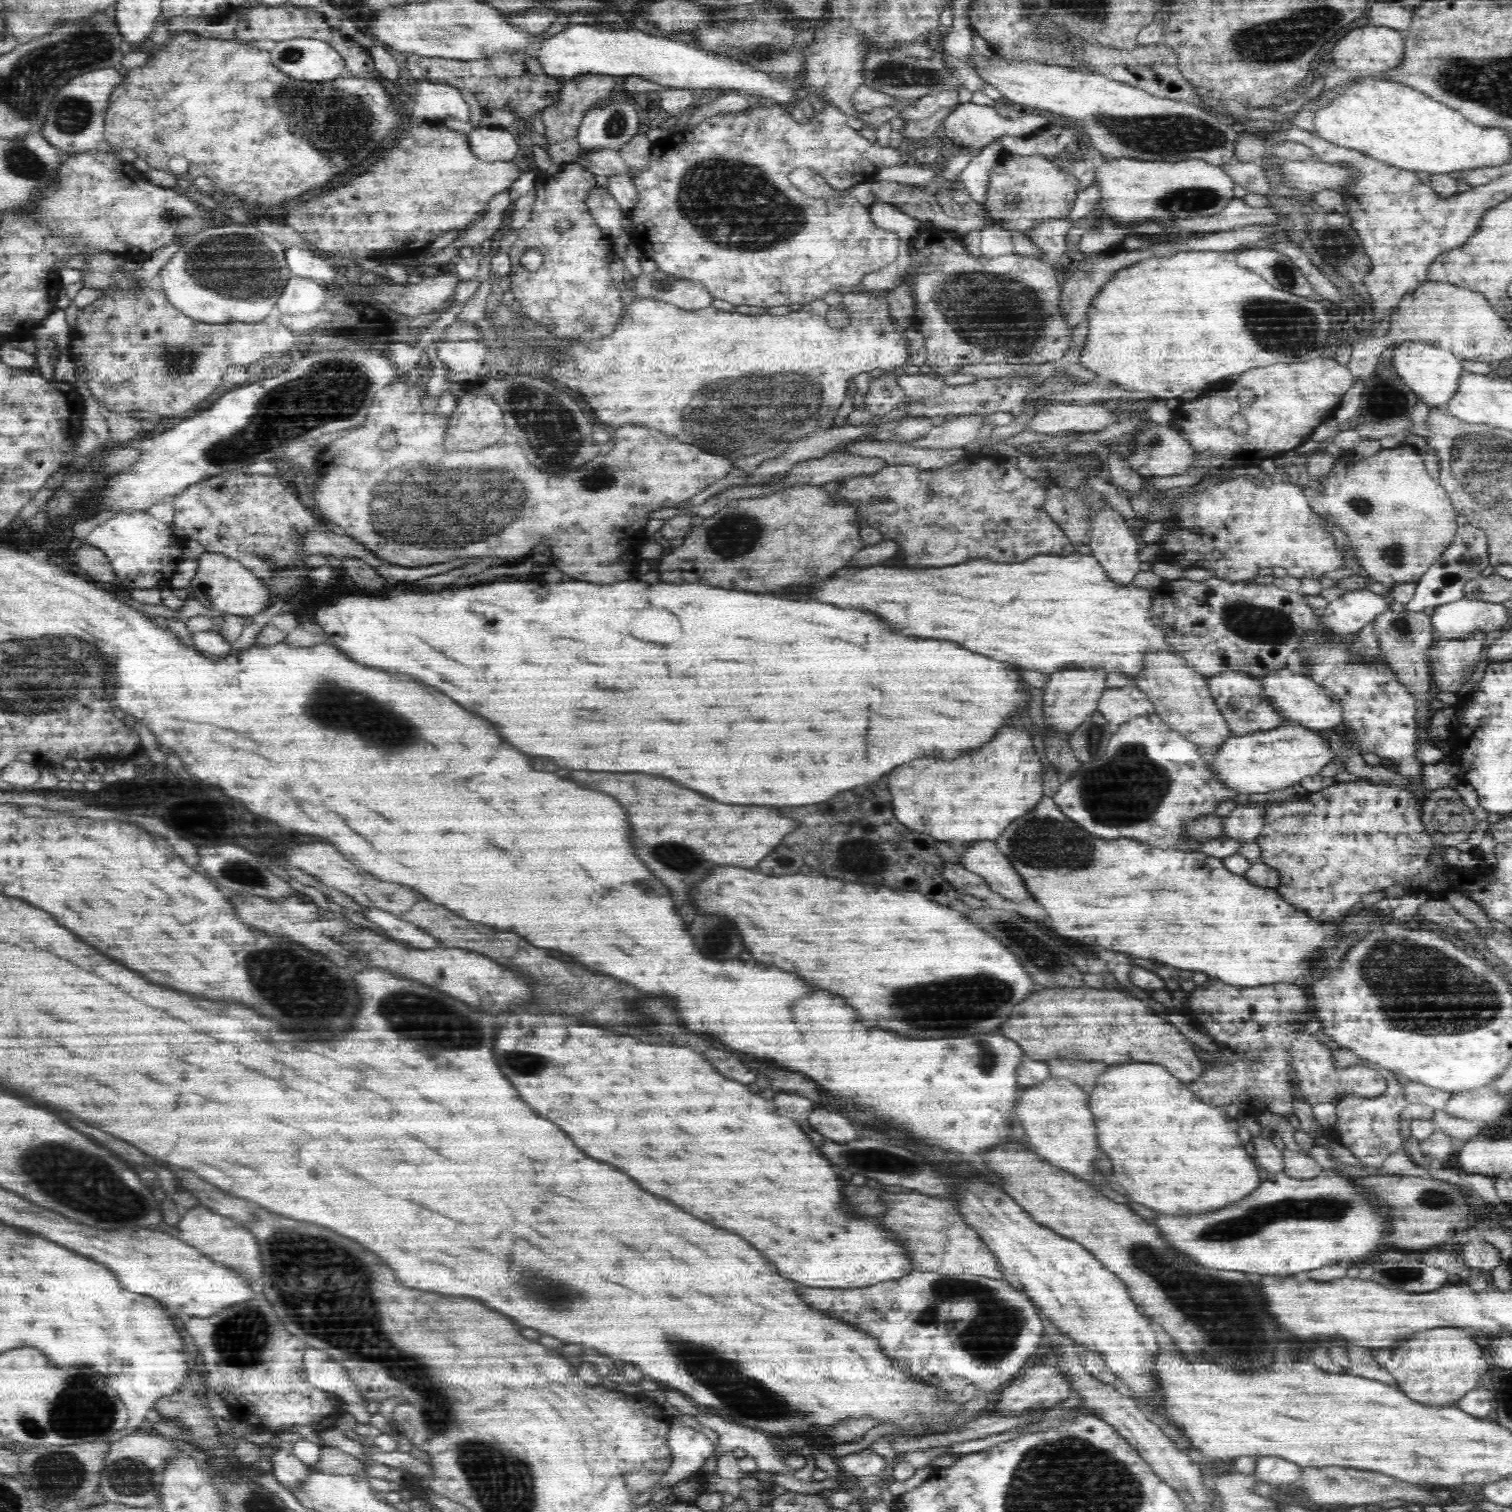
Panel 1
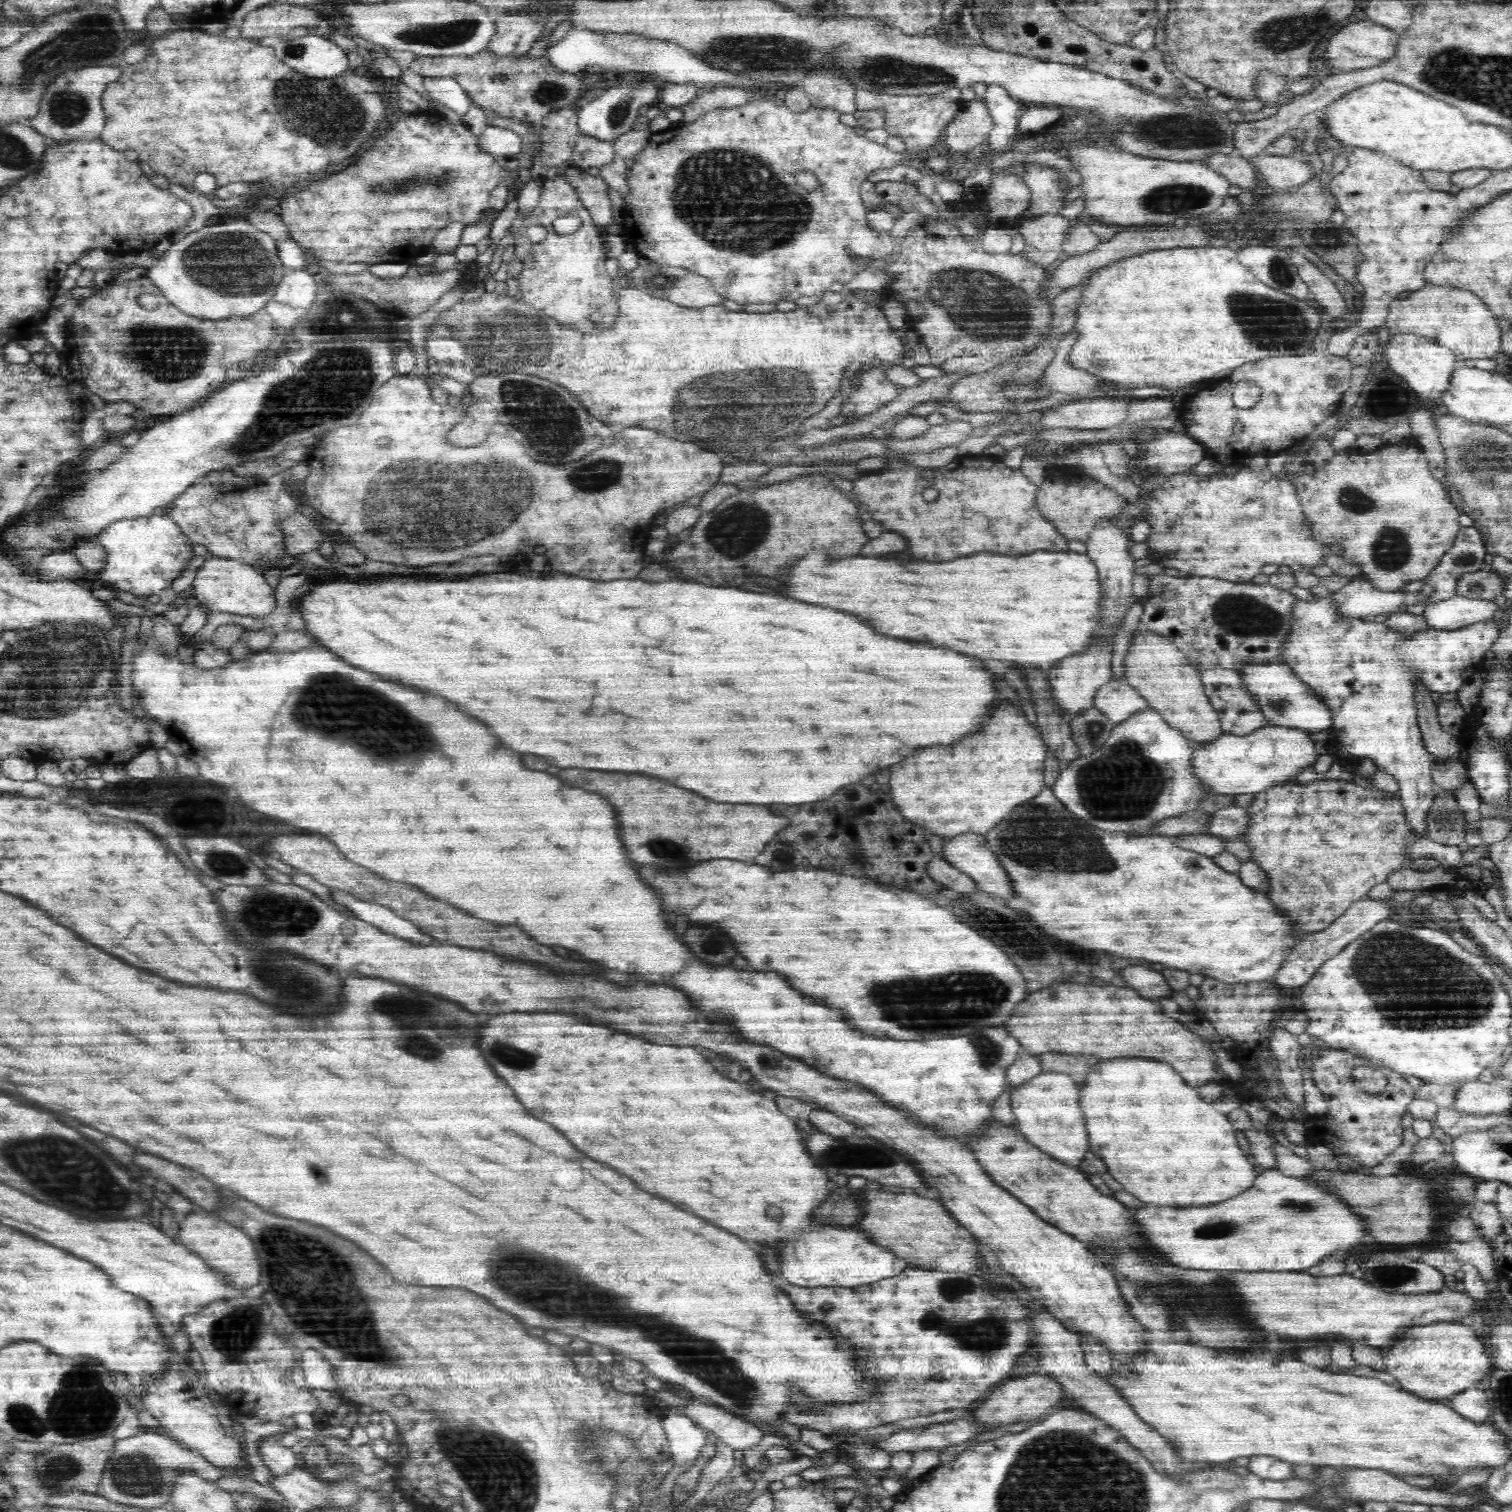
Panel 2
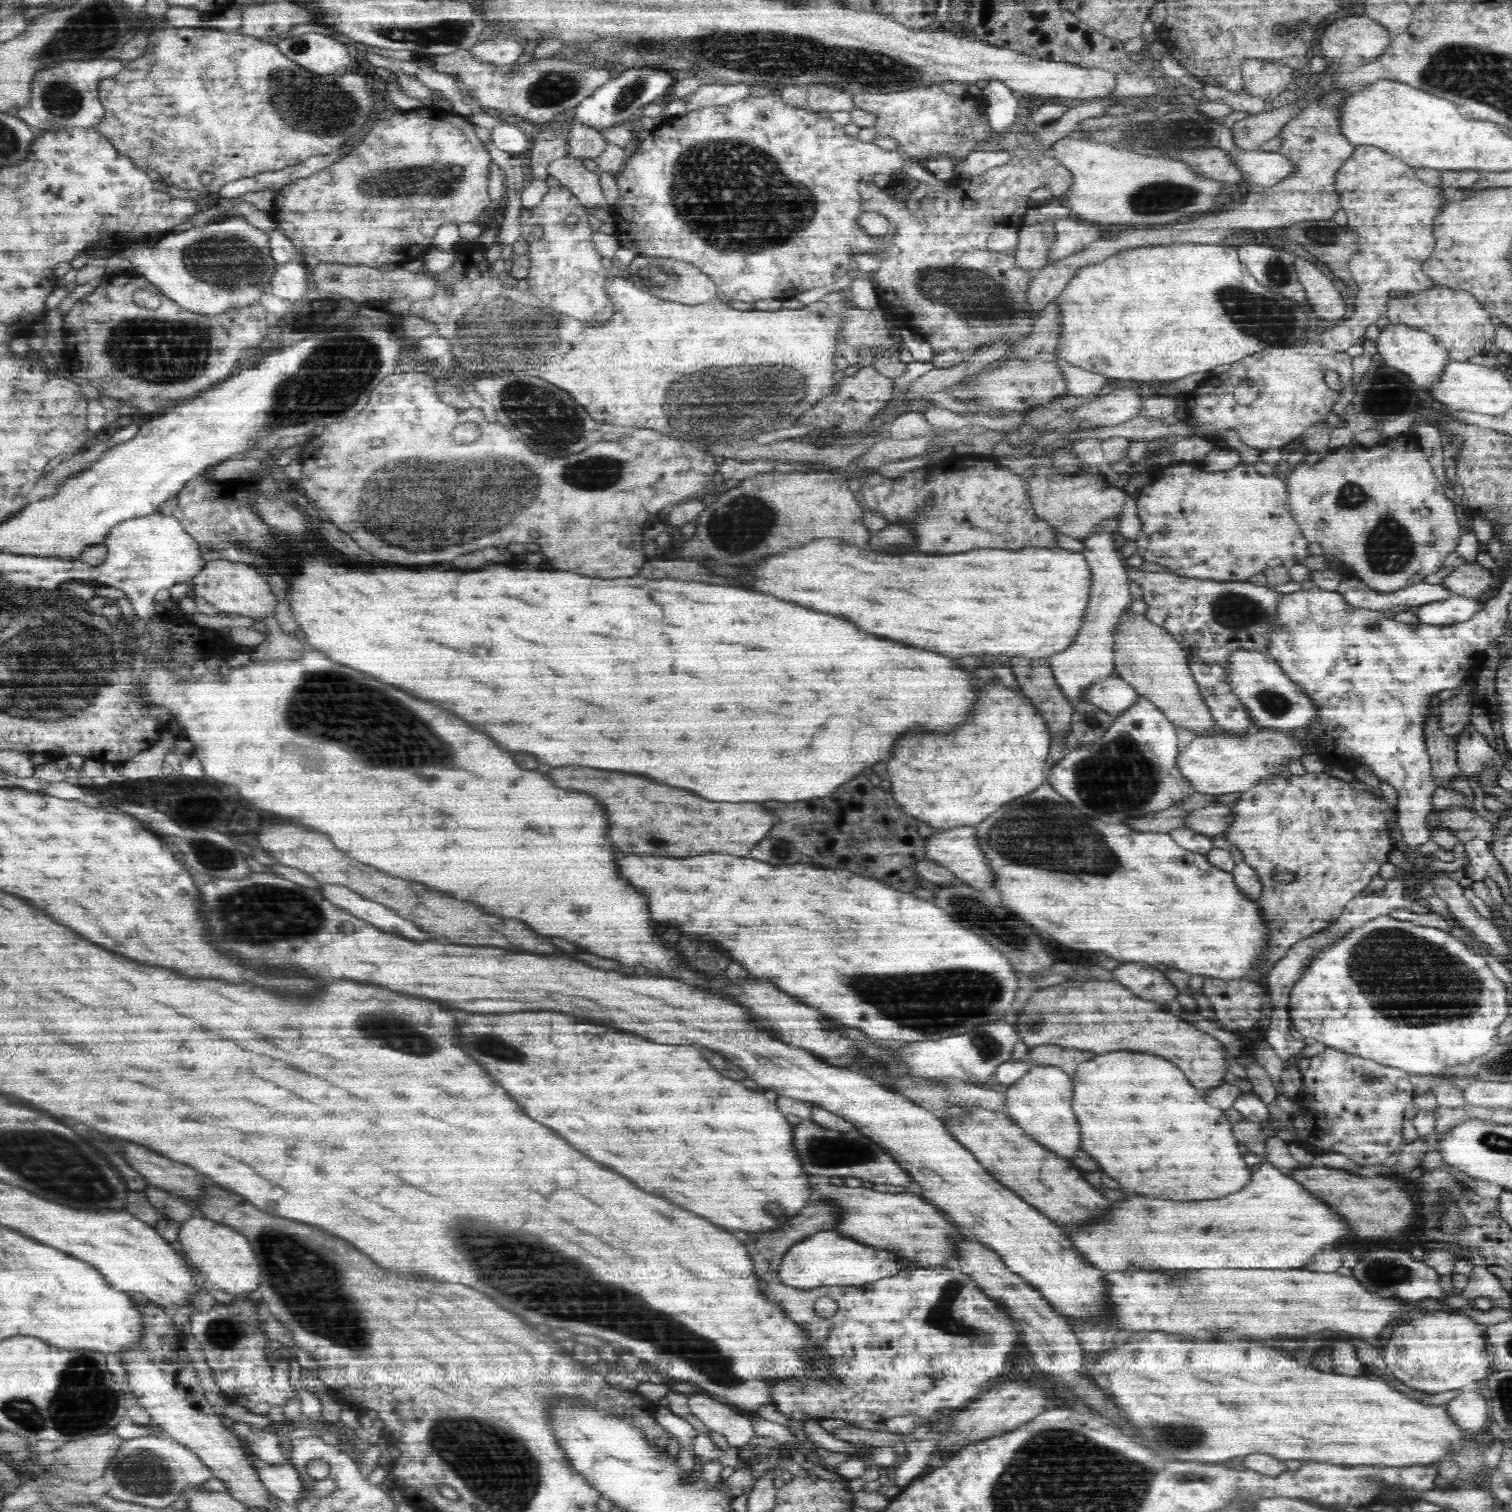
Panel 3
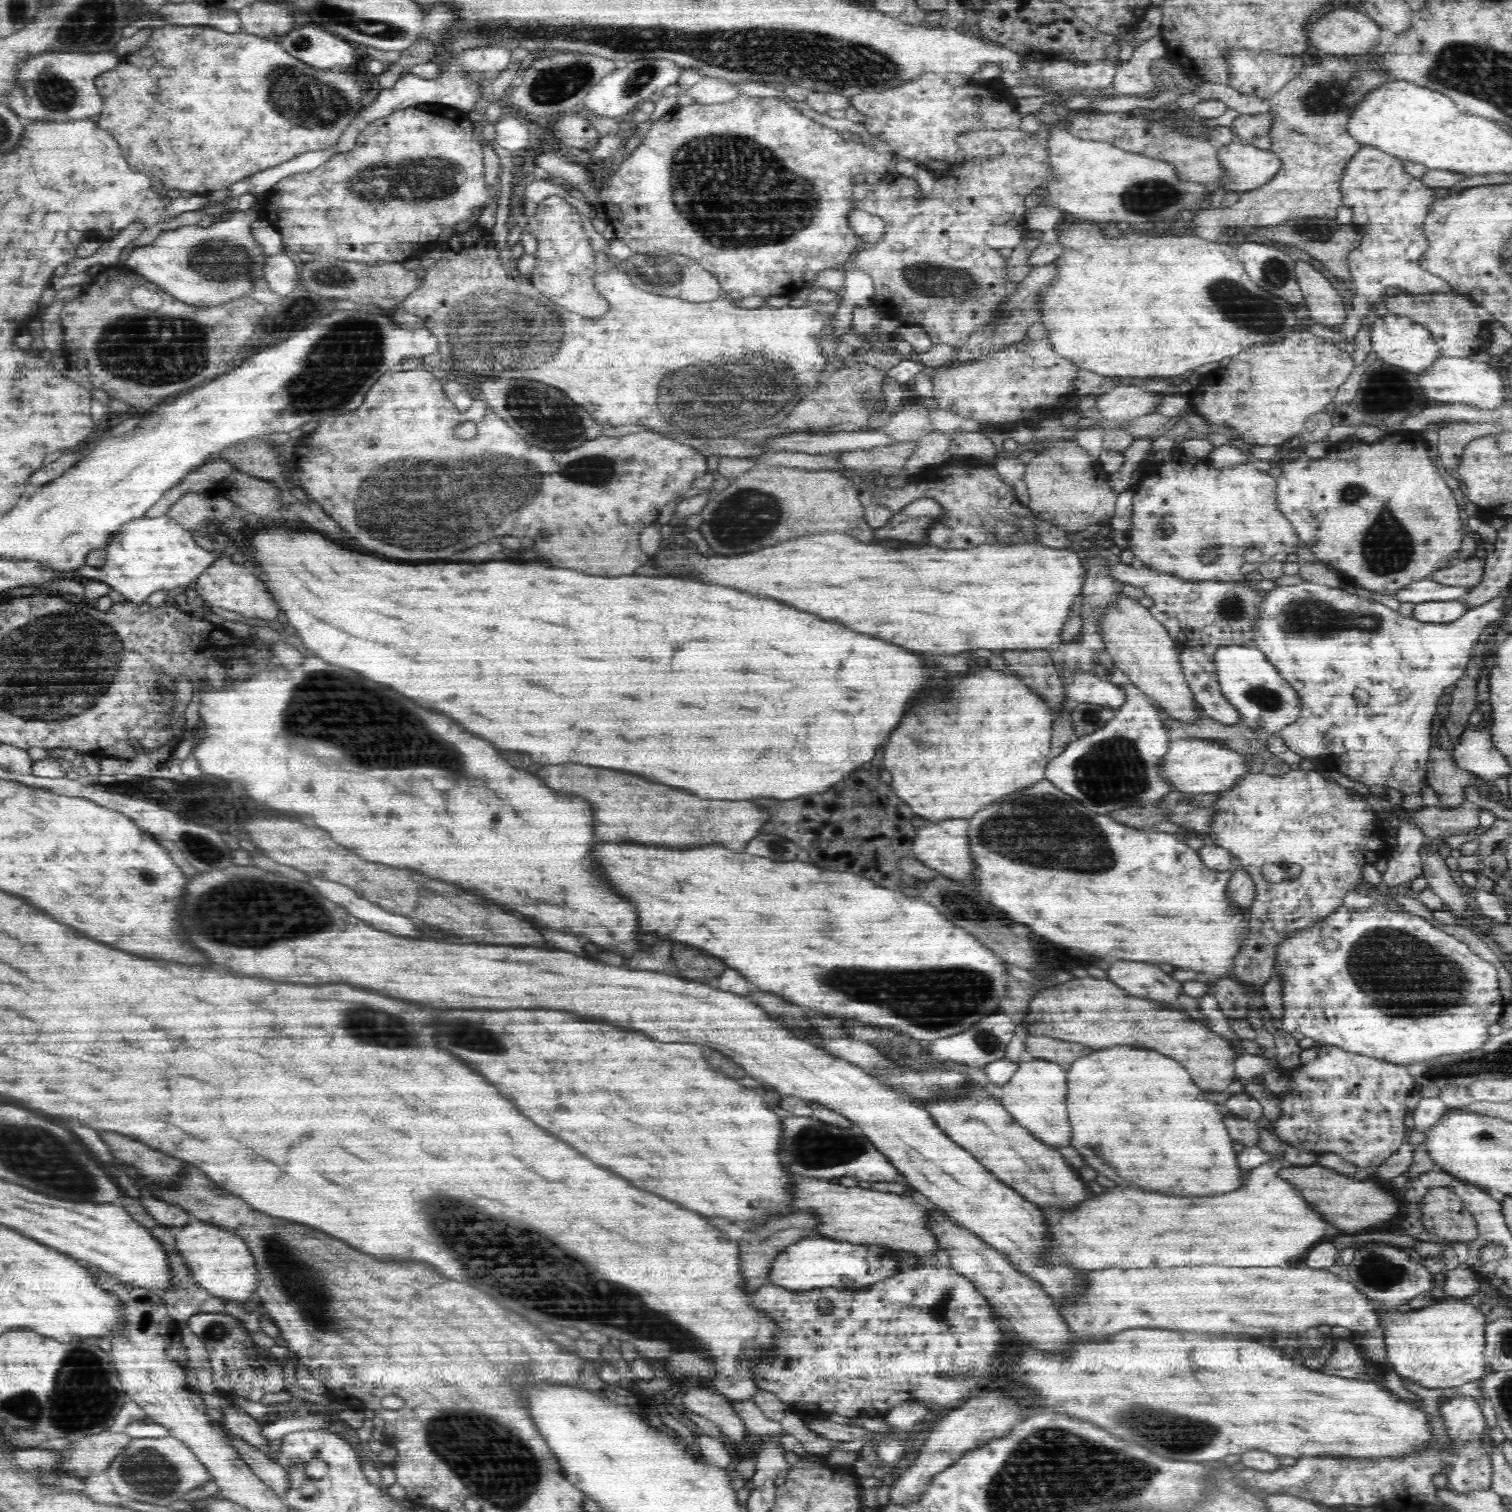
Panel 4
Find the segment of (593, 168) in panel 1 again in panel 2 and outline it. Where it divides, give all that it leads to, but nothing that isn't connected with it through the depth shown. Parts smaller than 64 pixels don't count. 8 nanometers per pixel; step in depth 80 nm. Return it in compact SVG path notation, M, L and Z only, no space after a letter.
M579 130L579 136L571 151L572 159L586 170L589 167L600 167L602 164L610 162L612 154L615 152L610 141L594 135L584 135L581 130Z

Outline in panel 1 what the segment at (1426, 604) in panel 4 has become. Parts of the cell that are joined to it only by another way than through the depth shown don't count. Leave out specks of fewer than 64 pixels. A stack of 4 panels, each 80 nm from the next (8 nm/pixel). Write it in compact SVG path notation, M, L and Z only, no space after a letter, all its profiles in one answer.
M1460 598L1435 607L1431 623L1442 638L1466 638L1472 630L1496 630L1506 622L1502 603Z

